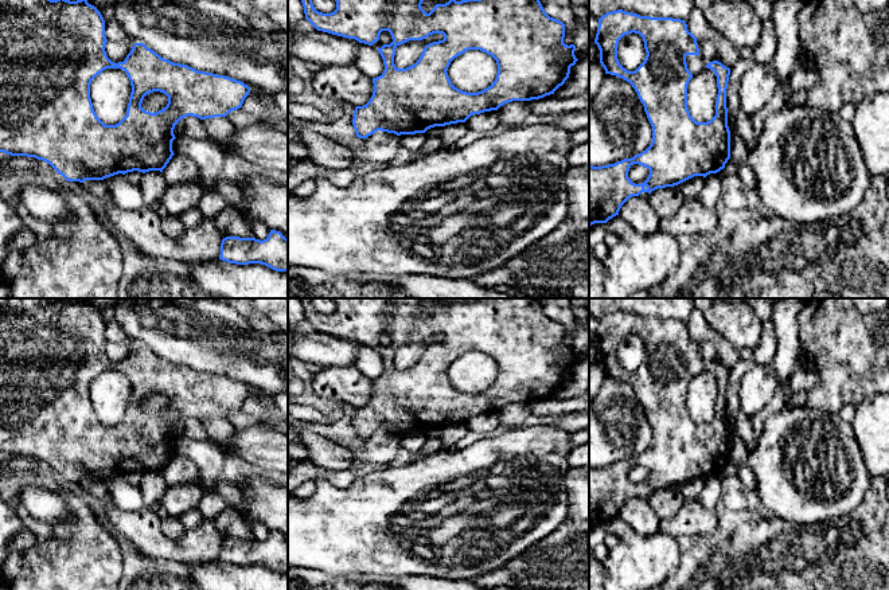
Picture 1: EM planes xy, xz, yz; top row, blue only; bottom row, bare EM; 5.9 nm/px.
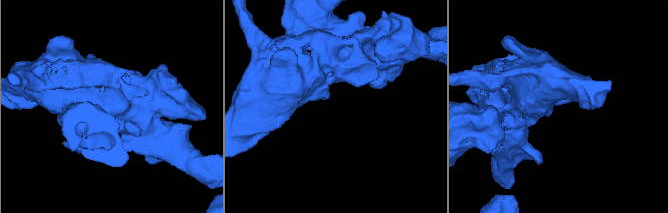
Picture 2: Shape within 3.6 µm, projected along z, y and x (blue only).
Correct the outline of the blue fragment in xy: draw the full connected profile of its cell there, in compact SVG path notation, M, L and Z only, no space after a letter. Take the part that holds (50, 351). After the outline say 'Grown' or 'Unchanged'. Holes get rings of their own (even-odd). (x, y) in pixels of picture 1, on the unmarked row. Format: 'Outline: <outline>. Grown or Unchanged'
Outline: M0 298L0 453L43 461L67 482L104 481L133 472L163 473L175 456L173 430L182 419L226 418L242 409L250 394L250 388L241 382L173 364L144 344L134 344L125 362L114 364L106 356L106 343L105 321L85 298L77 302L65 298ZM106 370L124 371L132 387L126 417L116 426L105 426L97 418L90 399L91 382ZM153 392L168 398L167 407L156 414L141 409L144 398Z. Unchanged

